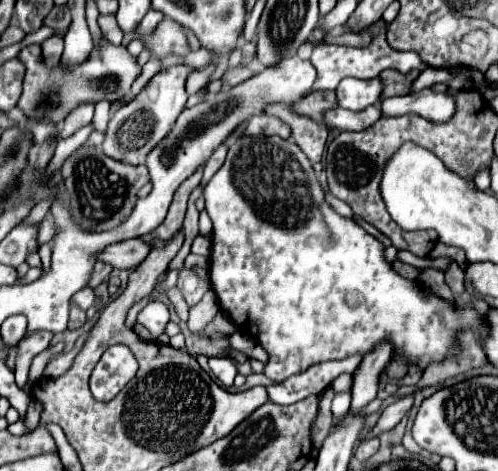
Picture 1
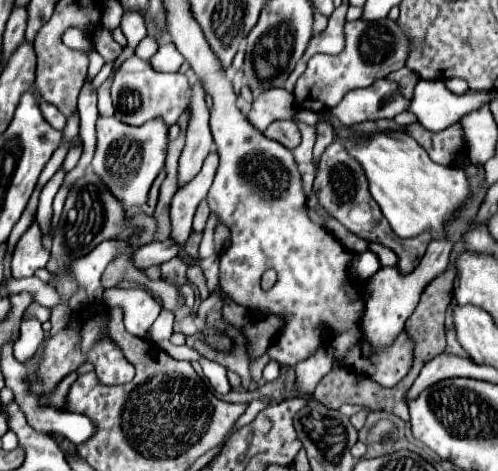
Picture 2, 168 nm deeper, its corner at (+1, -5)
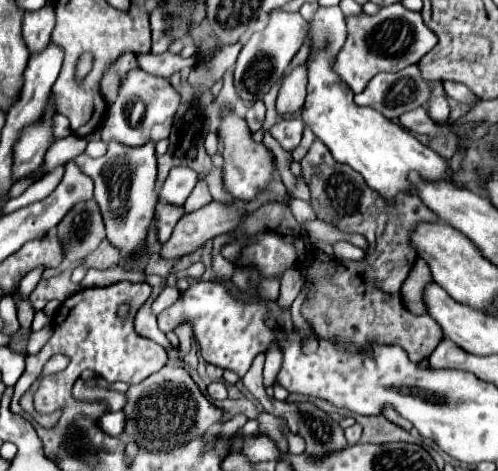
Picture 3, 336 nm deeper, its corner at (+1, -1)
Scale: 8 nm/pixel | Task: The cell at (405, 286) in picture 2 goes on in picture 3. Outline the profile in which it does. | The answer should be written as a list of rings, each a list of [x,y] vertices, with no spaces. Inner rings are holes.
[[[339,241],[333,245],[333,254],[344,260],[363,260],[365,252],[348,242]]]

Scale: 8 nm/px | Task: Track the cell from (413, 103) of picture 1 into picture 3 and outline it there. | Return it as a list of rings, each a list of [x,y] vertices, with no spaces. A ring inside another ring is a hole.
[[[433,82],[433,94],[429,98],[427,104],[427,114],[435,120],[435,122],[445,122],[449,116],[449,104],[447,104],[447,96],[443,92],[443,84],[441,82]]]

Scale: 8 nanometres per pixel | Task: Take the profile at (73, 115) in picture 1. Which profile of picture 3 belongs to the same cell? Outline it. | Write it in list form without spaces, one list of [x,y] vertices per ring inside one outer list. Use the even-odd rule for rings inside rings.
[[[35,270],[35,272],[29,272],[23,280],[21,280],[21,292],[25,294],[25,296],[29,296],[31,292],[33,292],[33,288],[37,286],[37,282],[41,280],[41,274],[43,274],[43,270]]]

